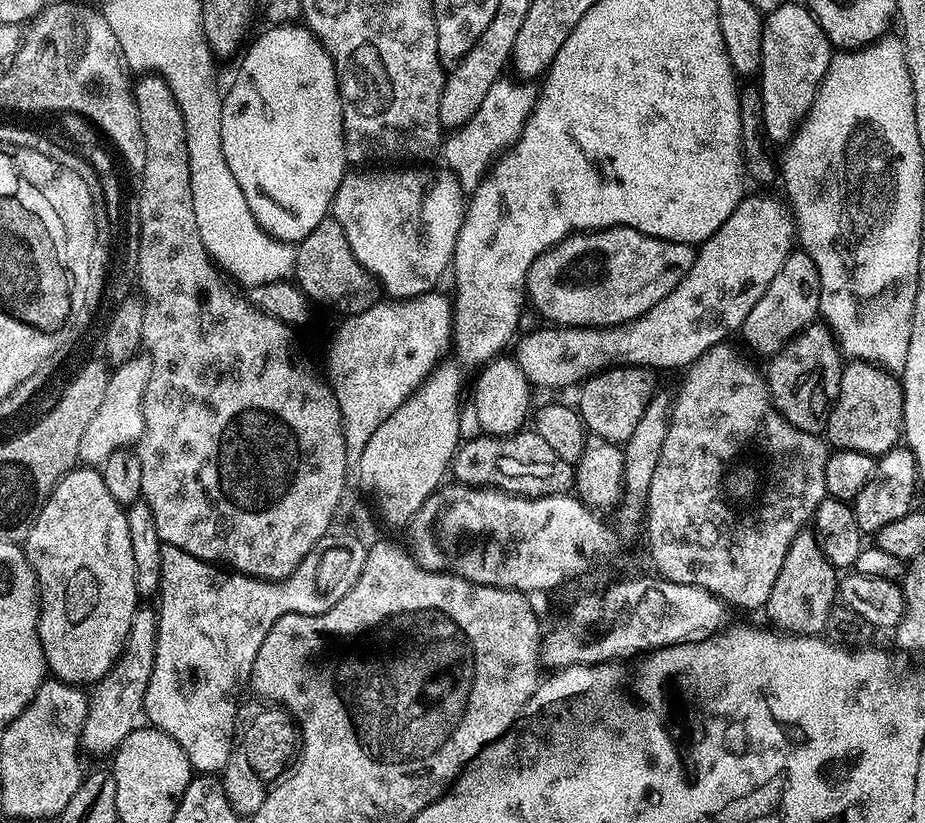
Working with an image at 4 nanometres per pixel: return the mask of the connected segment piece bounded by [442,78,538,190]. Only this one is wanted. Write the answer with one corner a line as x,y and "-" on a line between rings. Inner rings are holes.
520,78
496,80
487,91
482,104
473,116
452,136
443,141
443,163
448,171
456,176
460,187
465,190
476,190
486,176
492,172
494,165
506,152
515,148
526,122
536,105
538,88
535,83
525,82
-
533,84
533,85
532,85

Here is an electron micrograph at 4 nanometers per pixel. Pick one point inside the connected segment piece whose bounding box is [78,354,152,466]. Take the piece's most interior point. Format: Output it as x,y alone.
119,423

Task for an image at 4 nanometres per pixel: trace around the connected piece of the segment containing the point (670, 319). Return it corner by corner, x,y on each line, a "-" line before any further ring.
745,195
741,199
740,205
734,210
734,214
730,214
730,218
726,218
726,222
722,222
722,226
718,226
718,230
714,230
714,234
696,248
696,261
694,266
690,266
690,274
686,274
686,278
682,278
682,282
678,282
678,286
674,286
674,290
670,290
670,294
666,298
662,298
662,302
658,302
658,306
650,306
650,310
646,310
646,314
642,314
637,320
616,324
613,328
566,328
562,326
534,332
530,336
524,337
520,345
518,345
519,342
515,345
515,348
517,347
516,353
514,353
516,365
522,370
522,374
526,374
529,384
537,387
540,385
544,388
568,388
571,384
576,386
587,380
589,376
594,376
597,372
603,372
604,369
613,366
639,366
649,370
657,370
656,368
687,369
688,365
694,363
703,352
710,350
710,346
725,343
731,332
739,333
743,329
746,314
750,314
750,310
754,310
754,302
758,302
758,298
762,298
766,286
770,286
770,282
774,282
774,274
778,274
778,270
782,270
782,262
786,262
788,255
794,251
796,221
791,207
781,197
780,200
776,196

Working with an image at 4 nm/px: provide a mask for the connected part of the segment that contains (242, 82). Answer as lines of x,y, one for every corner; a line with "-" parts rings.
278,24
265,27
265,32
253,42
247,45
243,53
244,61
236,72
228,92
222,96
222,126
220,137
222,138
222,154
226,158
226,166
230,166
230,174
234,174
238,186
242,186
242,194
246,194
246,206
254,214
254,218
261,224
264,231
285,242
299,242
309,236
314,226
326,219
332,207
332,200
336,196
338,186
346,174
346,161
344,158
344,119
342,118
342,102
340,101
340,83
336,81
336,67
327,50
320,45
320,40
306,26
295,24

